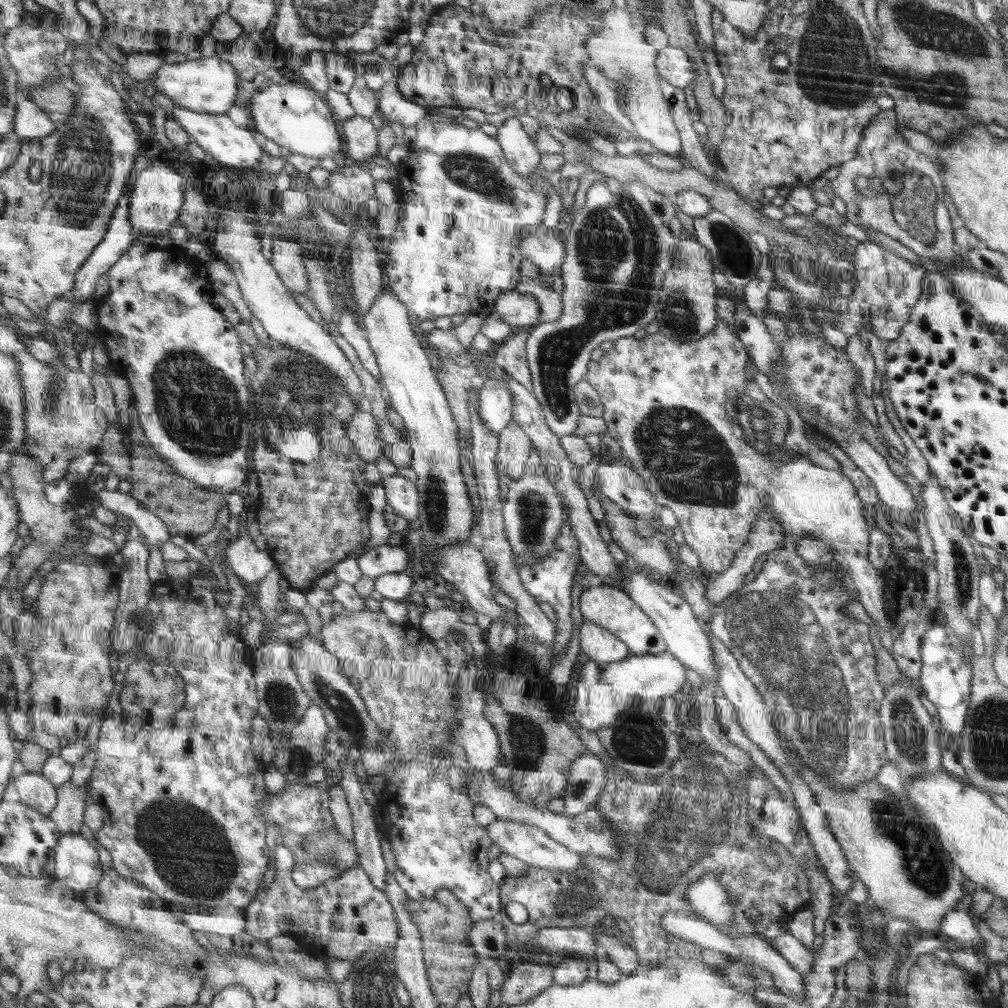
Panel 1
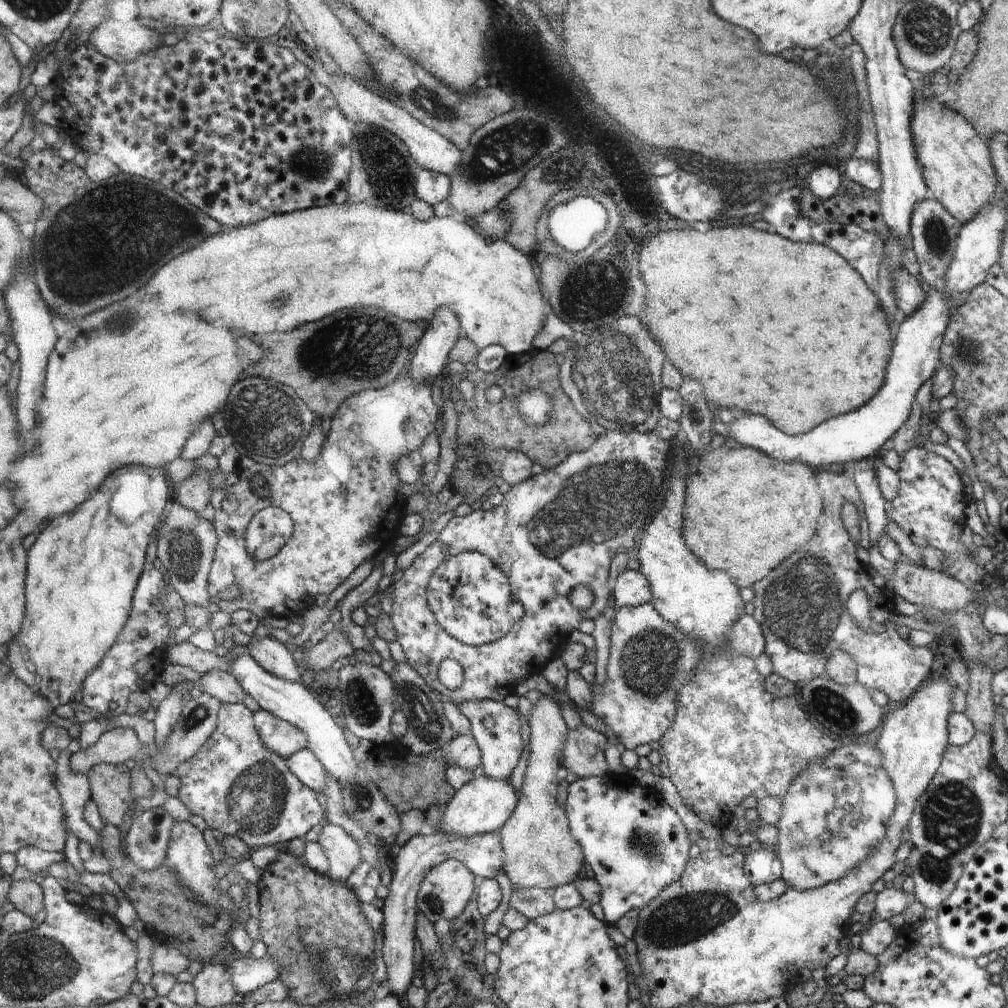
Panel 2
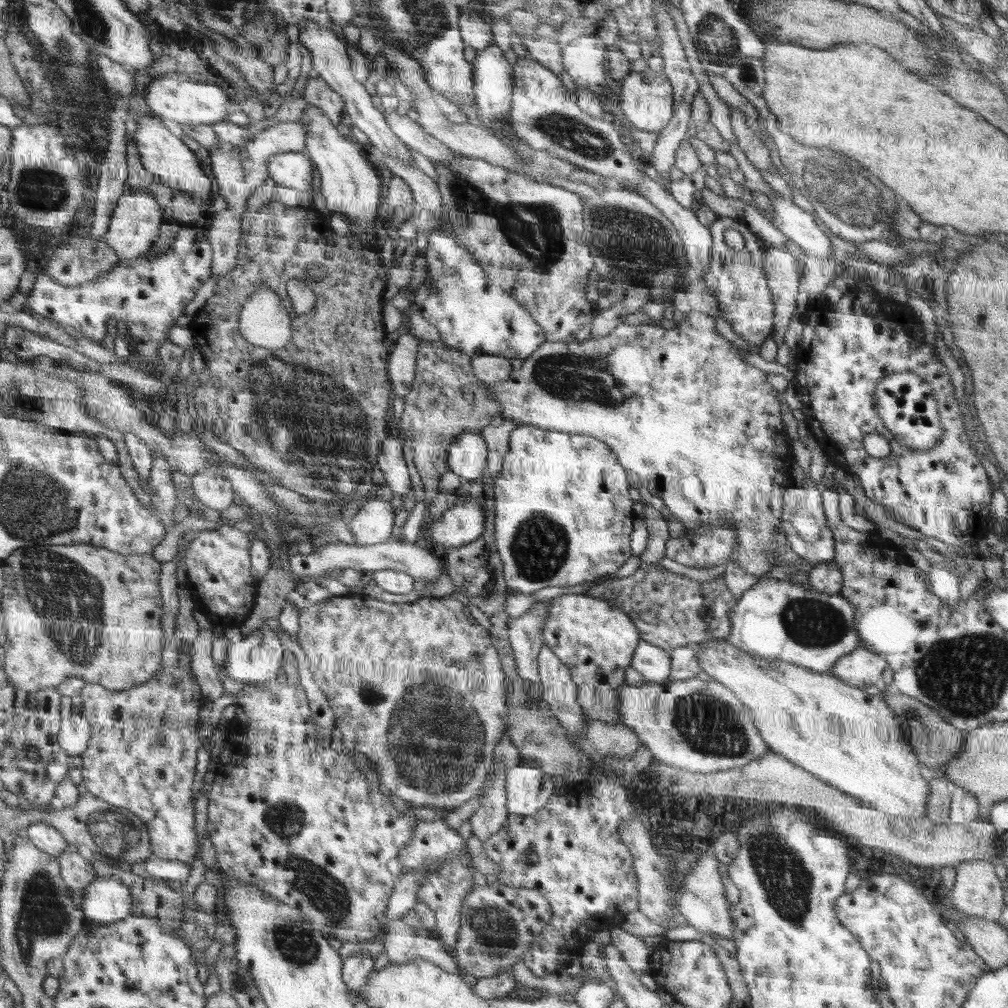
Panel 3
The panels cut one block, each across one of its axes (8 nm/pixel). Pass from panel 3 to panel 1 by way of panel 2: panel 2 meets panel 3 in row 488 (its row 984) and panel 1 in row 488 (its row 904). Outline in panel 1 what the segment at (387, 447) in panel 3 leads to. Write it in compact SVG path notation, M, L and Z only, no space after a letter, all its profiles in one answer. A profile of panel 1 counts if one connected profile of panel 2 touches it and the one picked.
M398 472L380 483L386 491L388 505L394 512L408 522L415 521L418 517L419 504L417 486Z

